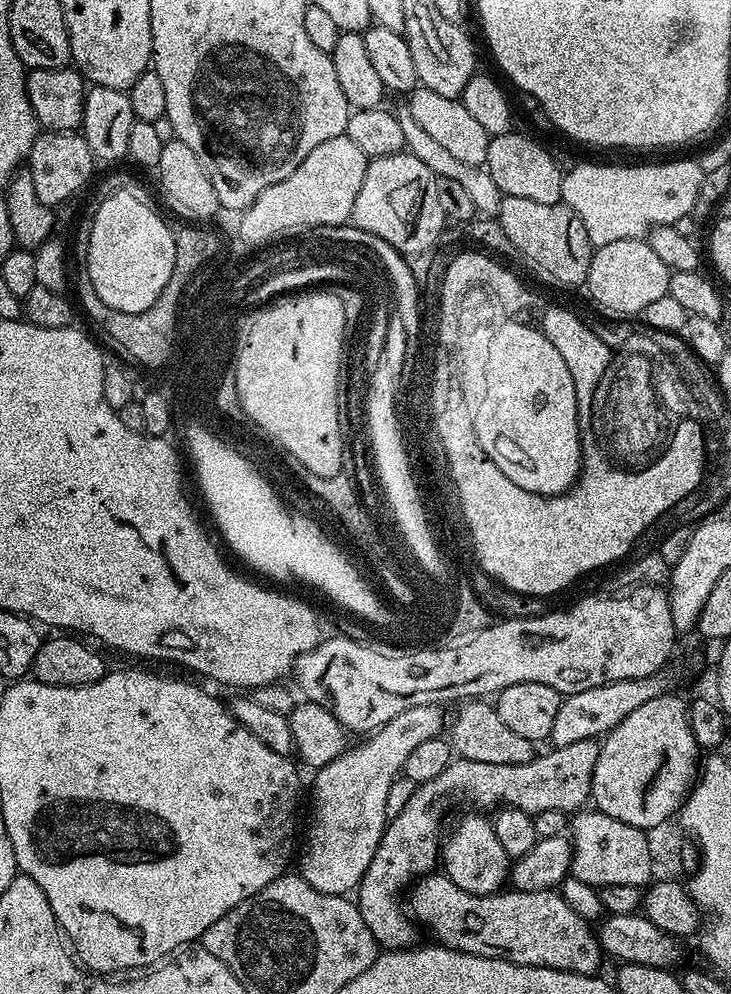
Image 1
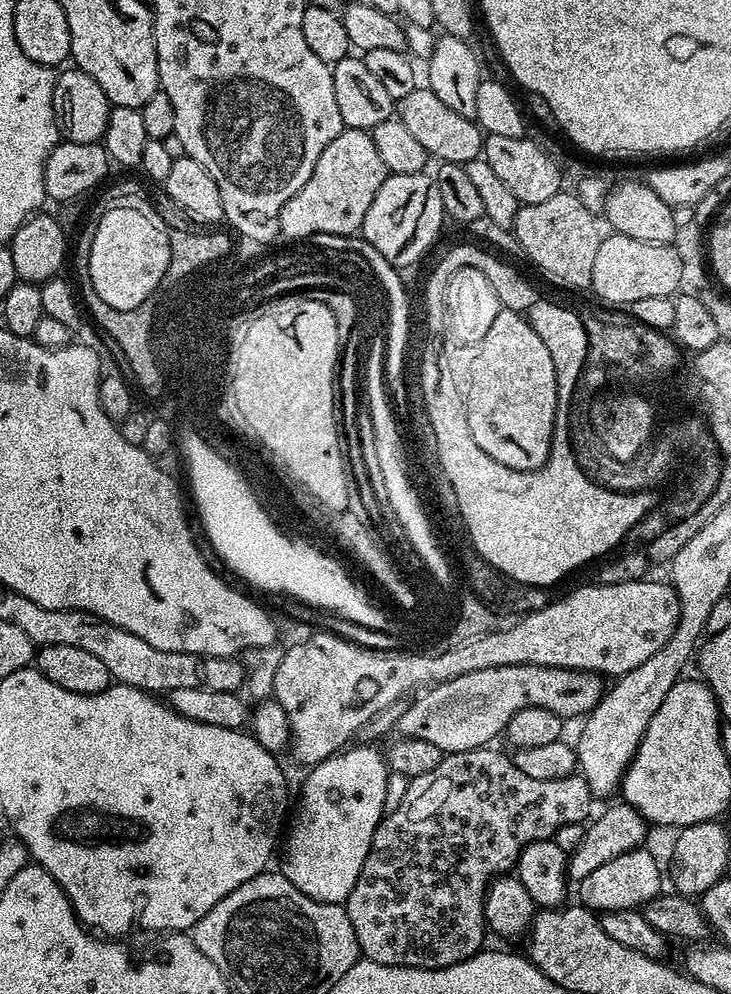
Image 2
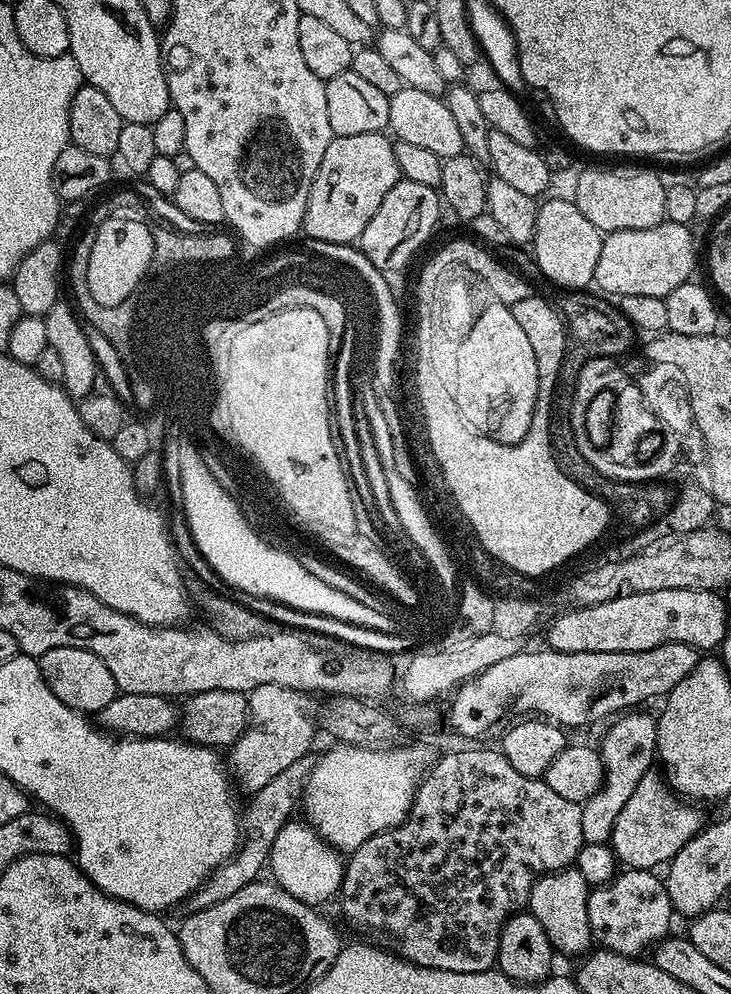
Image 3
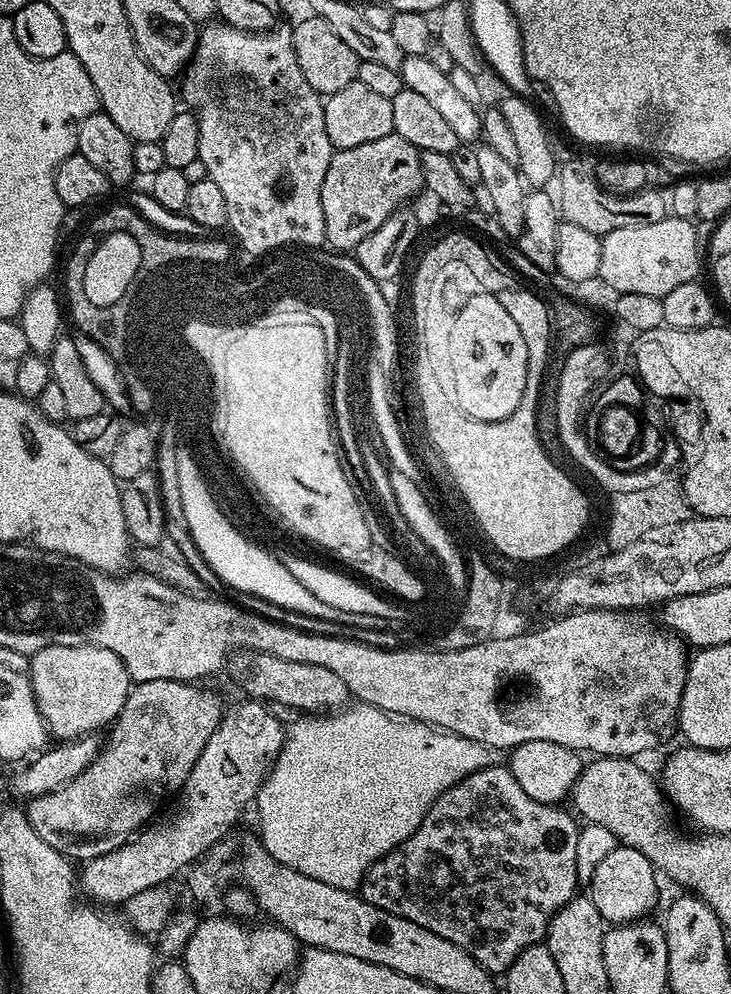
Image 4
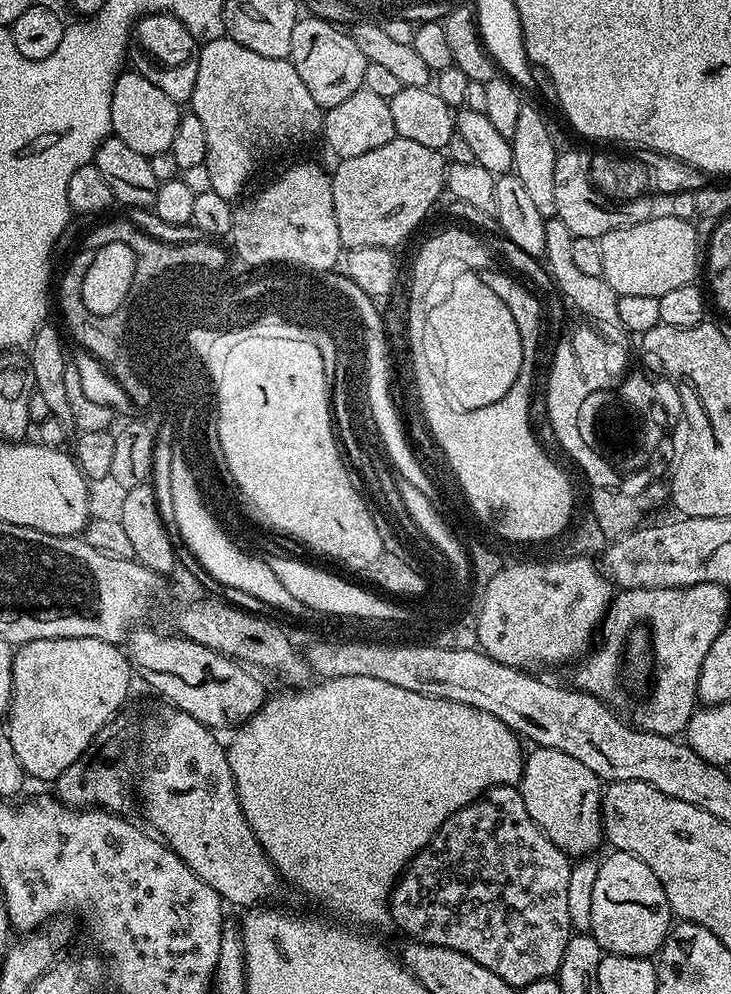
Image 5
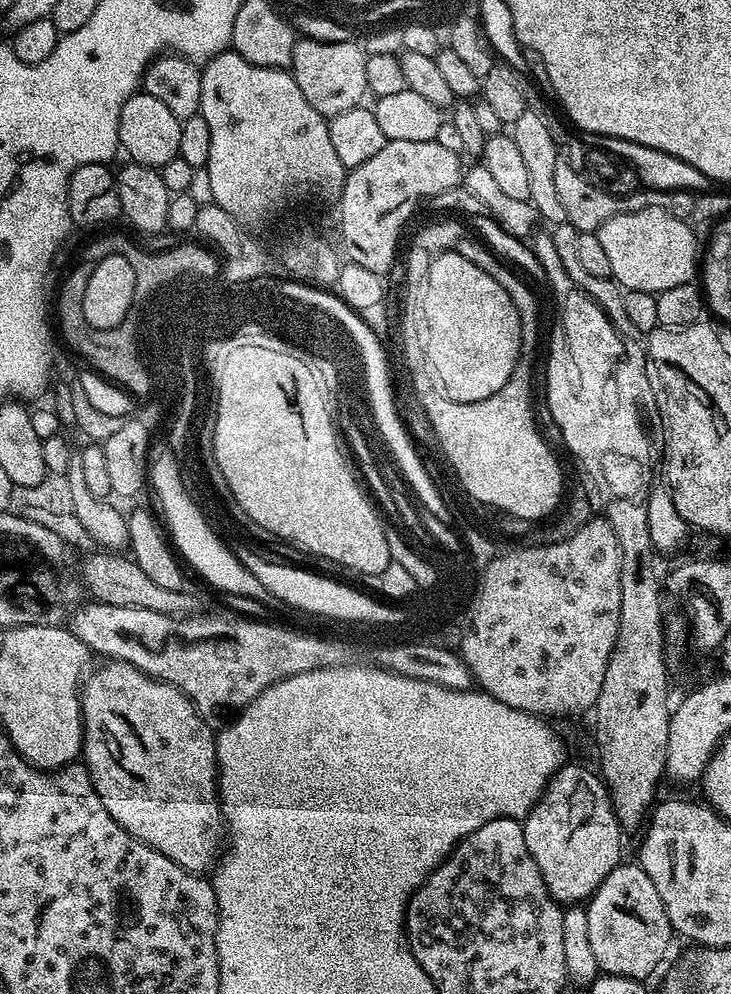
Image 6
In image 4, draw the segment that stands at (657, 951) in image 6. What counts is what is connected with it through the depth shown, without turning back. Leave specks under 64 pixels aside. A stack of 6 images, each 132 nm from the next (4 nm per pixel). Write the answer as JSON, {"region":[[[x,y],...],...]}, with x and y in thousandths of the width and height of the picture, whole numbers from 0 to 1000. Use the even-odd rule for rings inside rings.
{"region":[[[845,851],[829,859],[824,867],[813,875],[813,883],[807,890],[807,900],[813,911],[818,911],[818,920],[837,932],[863,930],[867,926],[880,926],[886,916],[897,909],[897,884],[892,868],[866,853]]]}

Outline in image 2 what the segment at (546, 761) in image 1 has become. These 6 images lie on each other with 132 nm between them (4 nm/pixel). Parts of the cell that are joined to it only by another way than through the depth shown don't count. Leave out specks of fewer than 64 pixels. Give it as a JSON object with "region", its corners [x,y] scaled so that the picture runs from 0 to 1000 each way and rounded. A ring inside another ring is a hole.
{"region":[[[663,751],[644,753],[636,757],[614,757],[605,767],[599,767],[599,771],[594,771],[594,775],[588,775],[588,779],[562,782],[557,786],[553,801],[547,805],[547,812],[535,814],[512,835],[506,859],[501,859],[501,867],[490,879],[490,887],[484,887],[484,895],[479,895],[473,906],[479,928],[484,931],[484,940],[490,940],[490,952],[497,965],[546,974],[609,974],[650,962],[663,953],[662,905],[663,897],[674,884],[699,878],[705,874],[717,850],[732,845],[756,844],[769,831],[799,829],[806,824],[804,816],[810,813],[813,802],[798,780],[784,779],[756,785],[724,783],[722,780],[714,779],[714,775],[706,773],[706,766],[699,760],[688,761],[676,754],[677,752]]]}

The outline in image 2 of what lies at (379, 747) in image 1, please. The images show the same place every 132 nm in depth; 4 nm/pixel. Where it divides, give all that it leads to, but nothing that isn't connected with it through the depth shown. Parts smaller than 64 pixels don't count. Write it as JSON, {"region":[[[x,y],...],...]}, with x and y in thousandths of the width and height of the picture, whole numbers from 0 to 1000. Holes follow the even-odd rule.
{"region":[[[735,668],[676,670],[616,682],[576,695],[568,701],[570,704],[554,711],[544,736],[549,741],[560,740],[577,742],[577,746],[594,746],[594,751],[603,753],[609,759],[636,757],[644,753],[672,749],[673,743],[694,733],[698,722],[703,722],[709,714],[736,710],[741,714],[763,718],[767,722],[793,722],[810,715],[828,695],[828,681],[818,676],[754,672]],[[476,751],[446,763],[438,769],[428,769],[420,774],[421,782],[410,793],[410,806],[404,806],[405,822],[398,822],[397,832],[391,837],[394,850],[389,853],[389,881],[413,899],[447,909],[471,909],[479,895],[484,895],[484,887],[490,887],[490,879],[501,867],[501,859],[506,859],[506,851],[512,843],[512,835],[528,820],[528,791],[534,784],[534,774],[524,756],[514,751]]]}

